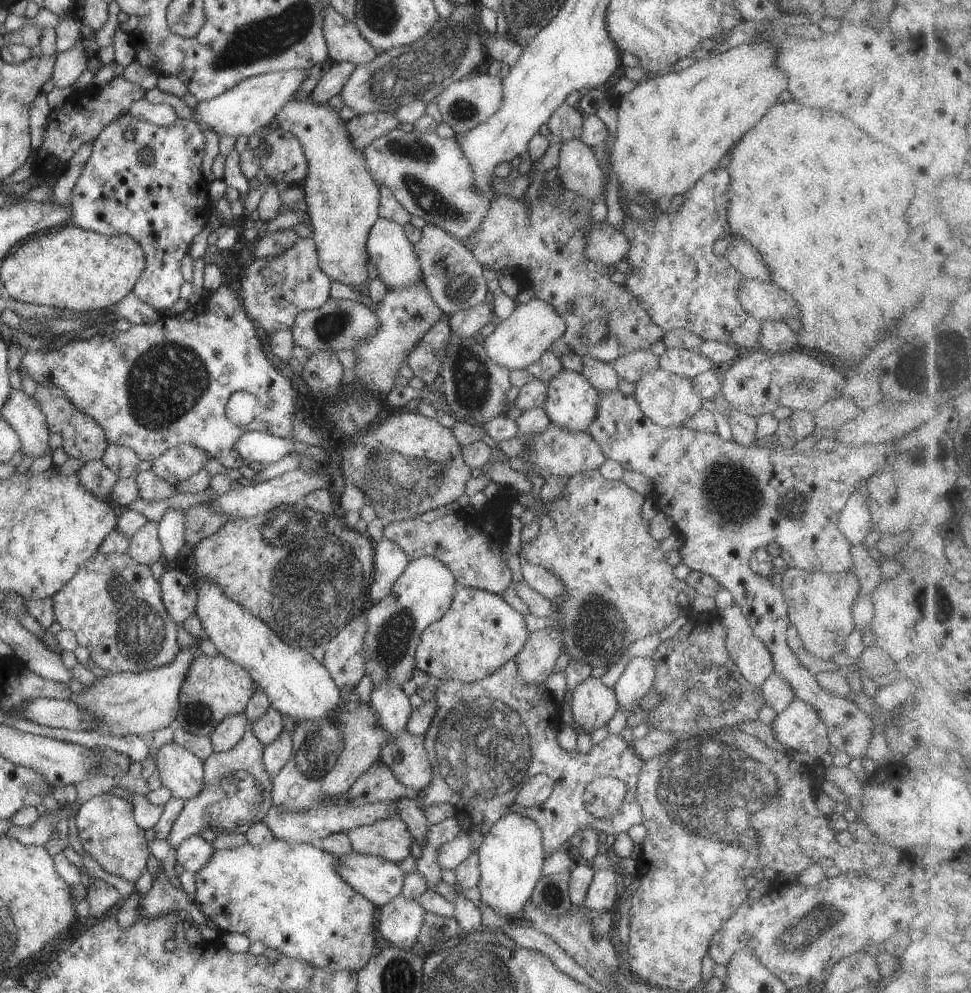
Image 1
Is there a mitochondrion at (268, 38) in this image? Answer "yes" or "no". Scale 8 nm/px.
yes

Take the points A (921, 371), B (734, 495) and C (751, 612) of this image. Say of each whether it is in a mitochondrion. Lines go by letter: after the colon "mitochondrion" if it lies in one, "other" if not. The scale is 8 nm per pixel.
A: mitochondrion
B: mitochondrion
C: other

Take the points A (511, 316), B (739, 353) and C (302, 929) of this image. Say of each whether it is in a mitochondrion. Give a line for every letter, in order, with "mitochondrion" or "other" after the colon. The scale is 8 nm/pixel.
A: other
B: other
C: other

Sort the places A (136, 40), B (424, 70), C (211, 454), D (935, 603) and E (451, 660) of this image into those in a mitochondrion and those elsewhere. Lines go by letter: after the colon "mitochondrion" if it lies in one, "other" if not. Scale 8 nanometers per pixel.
A: other
B: mitochondrion
C: other
D: mitochondrion
E: other

